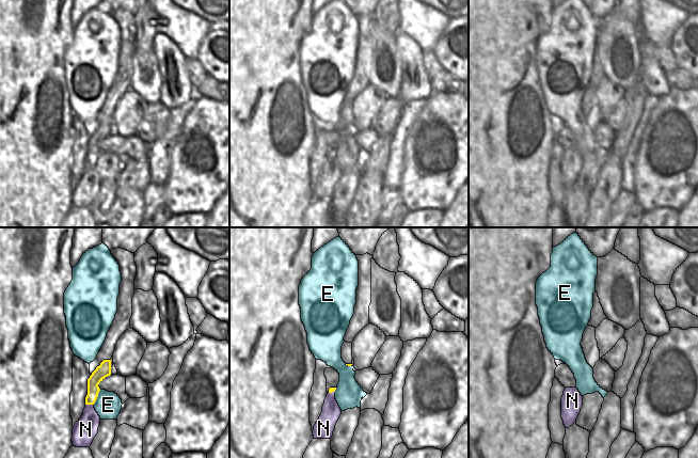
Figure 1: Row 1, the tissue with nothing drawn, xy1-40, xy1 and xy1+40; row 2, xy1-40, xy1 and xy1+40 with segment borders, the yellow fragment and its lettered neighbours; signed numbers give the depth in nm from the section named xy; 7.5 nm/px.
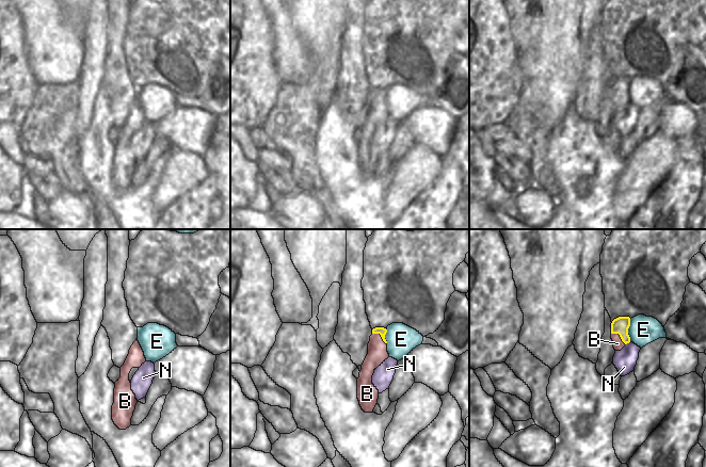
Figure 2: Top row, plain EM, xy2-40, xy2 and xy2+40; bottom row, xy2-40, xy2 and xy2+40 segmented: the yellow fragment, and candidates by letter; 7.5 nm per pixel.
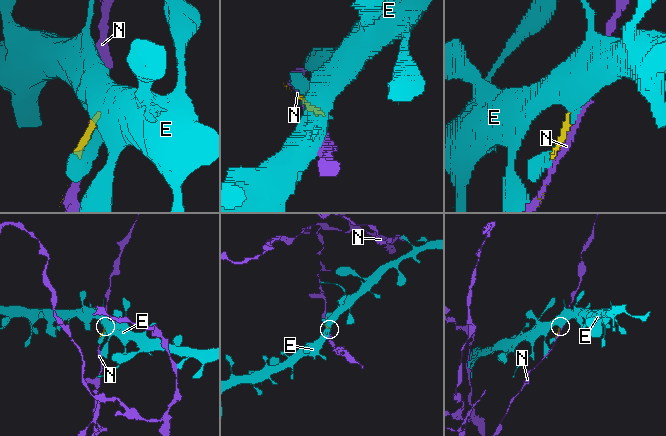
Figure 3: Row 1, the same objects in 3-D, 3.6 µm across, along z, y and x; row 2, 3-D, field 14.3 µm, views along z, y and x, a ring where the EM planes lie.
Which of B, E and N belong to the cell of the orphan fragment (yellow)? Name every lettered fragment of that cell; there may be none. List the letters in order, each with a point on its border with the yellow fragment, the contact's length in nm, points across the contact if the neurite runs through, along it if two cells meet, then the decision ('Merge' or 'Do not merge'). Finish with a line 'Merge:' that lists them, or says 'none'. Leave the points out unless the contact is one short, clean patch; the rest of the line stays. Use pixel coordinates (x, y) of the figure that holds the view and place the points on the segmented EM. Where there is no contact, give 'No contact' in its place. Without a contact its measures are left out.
B: Touches yellow at xy2+40 (620, 336). Shared border 140 nm. Do not merge
E: Touches yellow at xy2+40 (627, 331). Shared border 180 nm. Do not merge
N: Touches yellow at xy1-40 (90, 404). Shared border 60 nm. Do not merge
Merge: none

